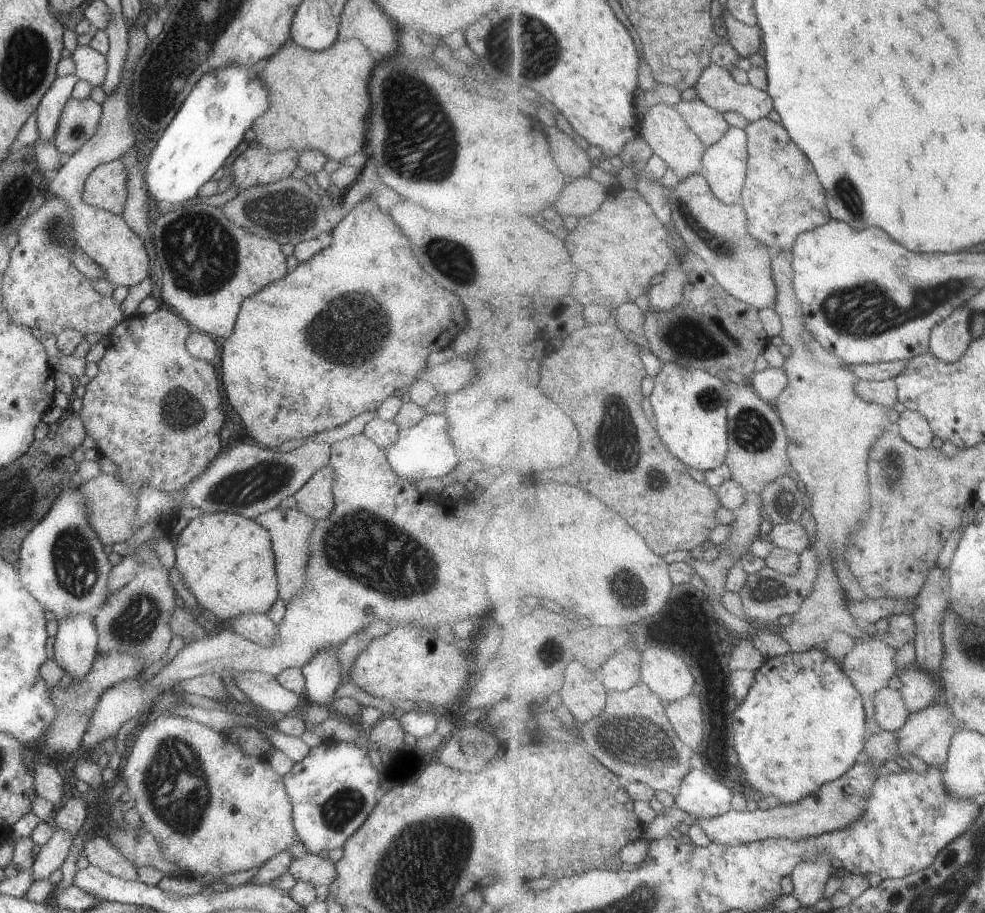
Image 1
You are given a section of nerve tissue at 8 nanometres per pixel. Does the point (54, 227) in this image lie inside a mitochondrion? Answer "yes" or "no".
yes

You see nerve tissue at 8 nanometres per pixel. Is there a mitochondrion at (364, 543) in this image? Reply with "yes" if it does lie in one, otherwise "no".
yes

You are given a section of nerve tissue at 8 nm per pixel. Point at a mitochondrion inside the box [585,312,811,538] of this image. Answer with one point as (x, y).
(752, 430)

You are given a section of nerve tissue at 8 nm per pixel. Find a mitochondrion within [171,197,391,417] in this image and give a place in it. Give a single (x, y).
(349, 320)

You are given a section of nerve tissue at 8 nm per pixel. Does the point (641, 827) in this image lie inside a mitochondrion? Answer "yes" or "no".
no

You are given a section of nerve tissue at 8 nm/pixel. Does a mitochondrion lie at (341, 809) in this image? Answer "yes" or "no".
yes

